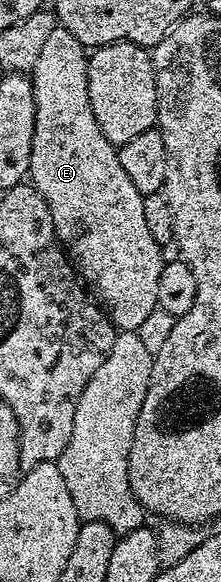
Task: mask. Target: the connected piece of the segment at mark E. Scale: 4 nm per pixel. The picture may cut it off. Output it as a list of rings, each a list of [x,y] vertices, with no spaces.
[[[60,25],[51,29],[51,34],[39,52],[39,61],[35,61],[31,72],[33,92],[35,93],[35,137],[31,141],[31,165],[29,166],[28,178],[37,188],[38,193],[47,201],[47,209],[51,209],[51,221],[55,225],[57,240],[65,248],[65,253],[69,256],[78,276],[83,280],[84,286],[99,300],[100,306],[118,332],[131,331],[135,333],[139,329],[139,325],[143,325],[143,320],[152,311],[158,310],[157,294],[159,293],[159,273],[163,266],[163,258],[161,259],[163,247],[162,244],[155,241],[155,237],[151,237],[150,231],[147,230],[147,224],[143,218],[145,196],[139,193],[139,189],[135,189],[135,185],[131,185],[127,172],[123,170],[123,165],[119,165],[117,147],[111,141],[107,141],[107,137],[103,137],[103,129],[99,129],[99,121],[95,121],[95,113],[91,110],[91,95],[87,93],[88,64],[89,55],[86,47],[69,30]]]

